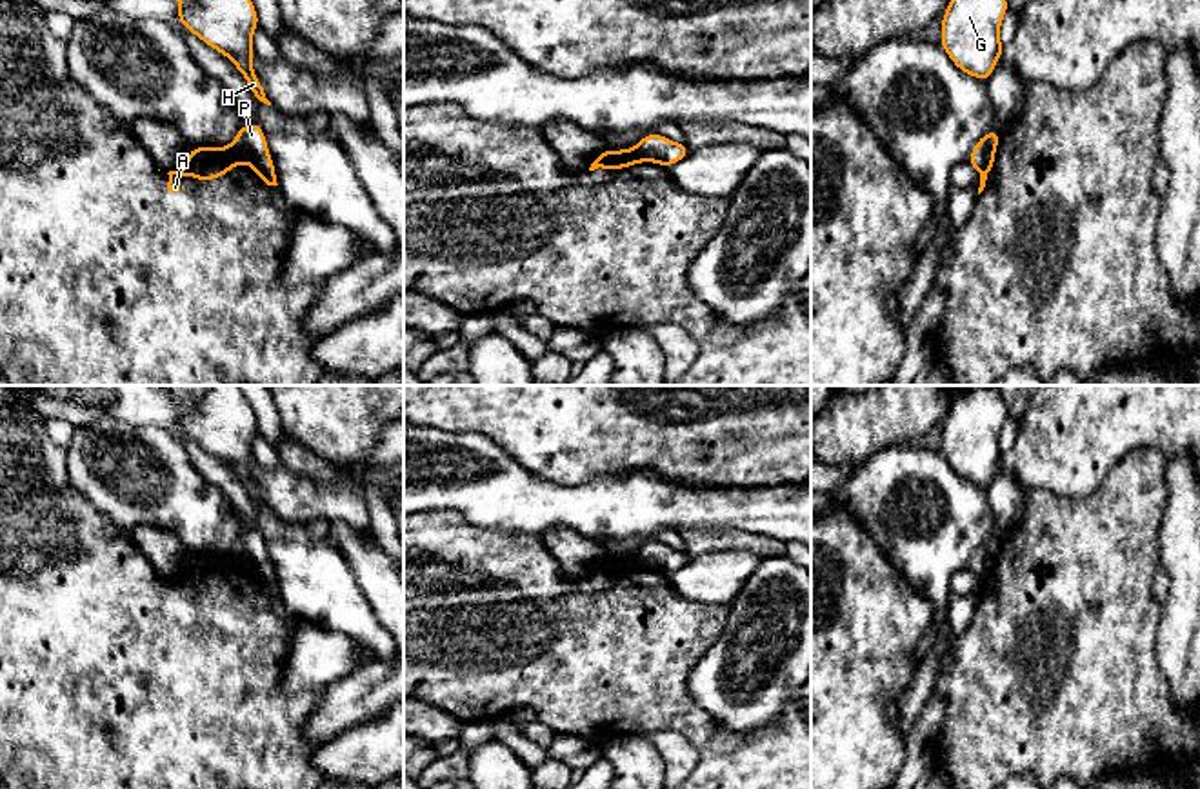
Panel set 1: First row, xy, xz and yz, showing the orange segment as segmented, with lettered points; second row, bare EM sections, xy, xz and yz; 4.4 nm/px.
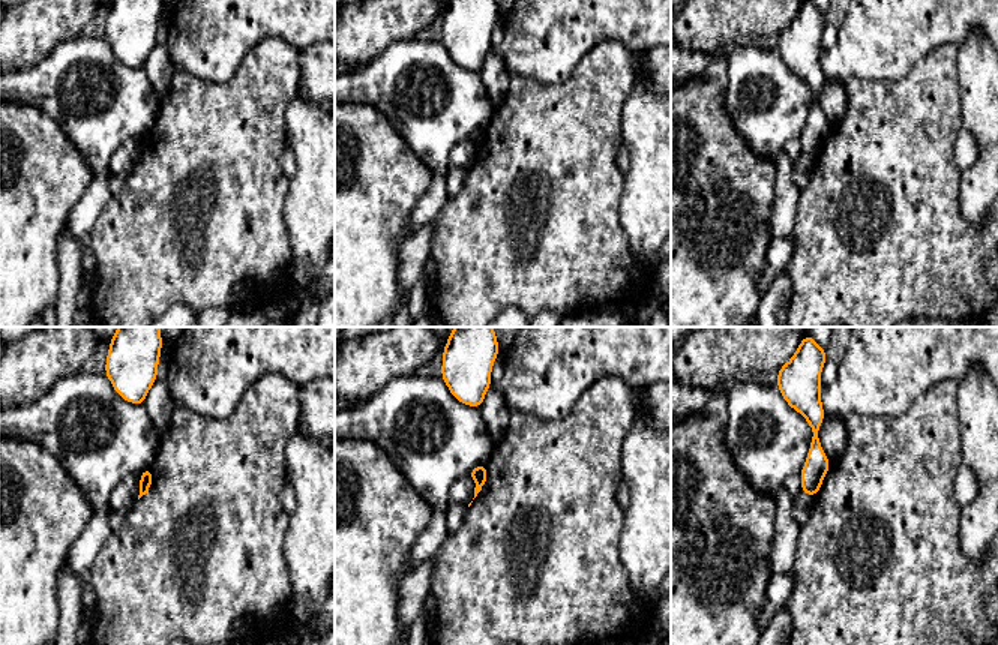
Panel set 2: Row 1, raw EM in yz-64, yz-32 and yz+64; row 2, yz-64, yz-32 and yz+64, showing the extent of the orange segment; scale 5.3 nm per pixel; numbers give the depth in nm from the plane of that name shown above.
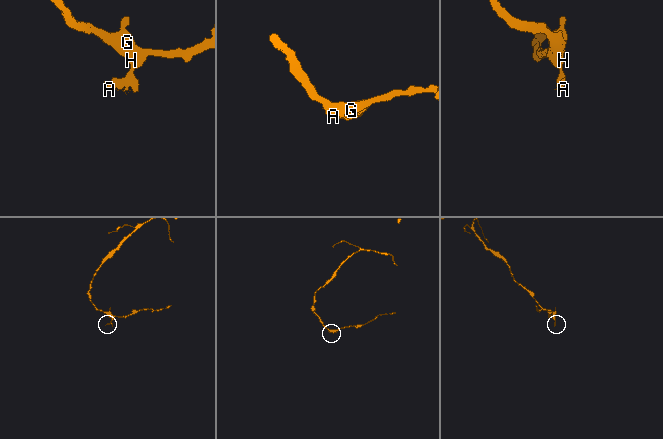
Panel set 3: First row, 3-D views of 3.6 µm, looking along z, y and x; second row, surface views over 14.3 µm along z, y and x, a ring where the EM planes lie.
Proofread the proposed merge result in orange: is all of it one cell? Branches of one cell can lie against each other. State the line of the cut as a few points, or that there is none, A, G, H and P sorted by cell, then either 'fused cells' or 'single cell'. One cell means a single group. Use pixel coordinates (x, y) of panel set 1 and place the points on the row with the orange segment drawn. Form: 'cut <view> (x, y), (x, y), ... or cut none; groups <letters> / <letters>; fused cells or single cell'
cut xy (231, 144), (231, 151), (239, 160); groups A / G H P; fused cells

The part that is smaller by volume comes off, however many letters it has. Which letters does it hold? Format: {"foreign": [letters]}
{"foreign": ["A"]}

